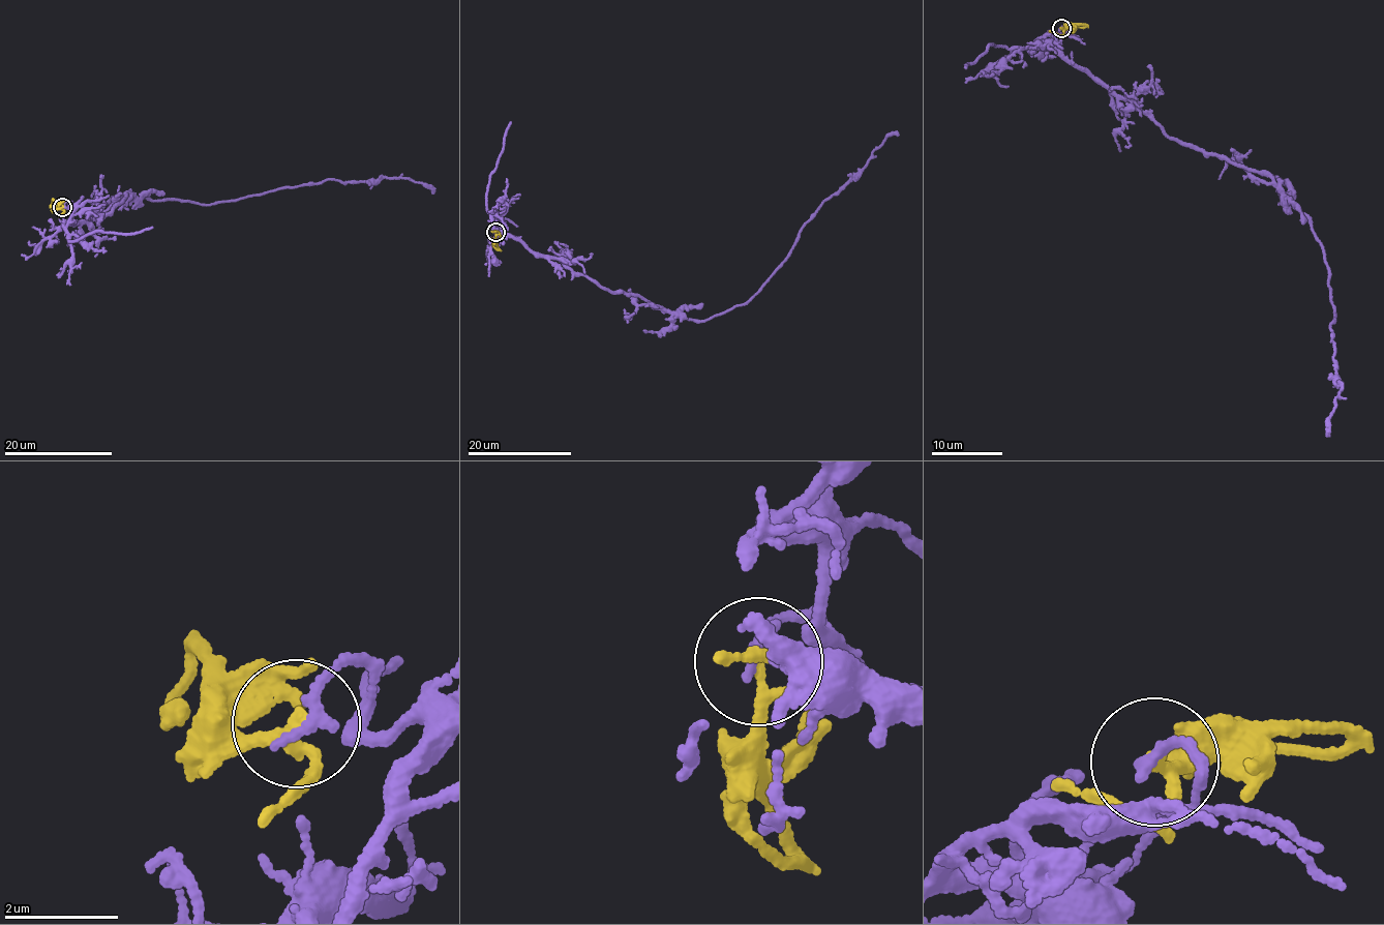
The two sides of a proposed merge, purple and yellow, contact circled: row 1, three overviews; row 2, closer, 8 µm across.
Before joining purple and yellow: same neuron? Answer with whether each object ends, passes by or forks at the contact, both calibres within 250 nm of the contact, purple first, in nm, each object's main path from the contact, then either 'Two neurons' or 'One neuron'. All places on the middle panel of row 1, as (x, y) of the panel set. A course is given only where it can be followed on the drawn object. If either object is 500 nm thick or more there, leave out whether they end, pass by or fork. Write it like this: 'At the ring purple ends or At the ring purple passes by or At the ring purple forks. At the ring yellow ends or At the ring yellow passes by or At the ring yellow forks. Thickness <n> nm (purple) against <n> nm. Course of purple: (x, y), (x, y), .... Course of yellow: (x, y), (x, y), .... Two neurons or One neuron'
At the ring purple ends. At the ring yellow passes by. Thickness 220 nm (purple) against 170 nm. Course of purple: (494, 232), (501, 220), (494, 224), (501, 231), (602, 287), (703, 321), (759, 292), (823, 202), (898, 133). Course of yellow: (495, 231), (494, 243), (501, 250). Two neurons

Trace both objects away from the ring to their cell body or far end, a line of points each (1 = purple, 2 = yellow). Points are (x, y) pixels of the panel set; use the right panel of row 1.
1: (1060, 28), (1066, 31), (1035, 41), (1180, 143), (1262, 172), (1306, 215), (1323, 247), (1343, 386), (1326, 437)
2: (1061, 29), (1080, 23), (1088, 27)

